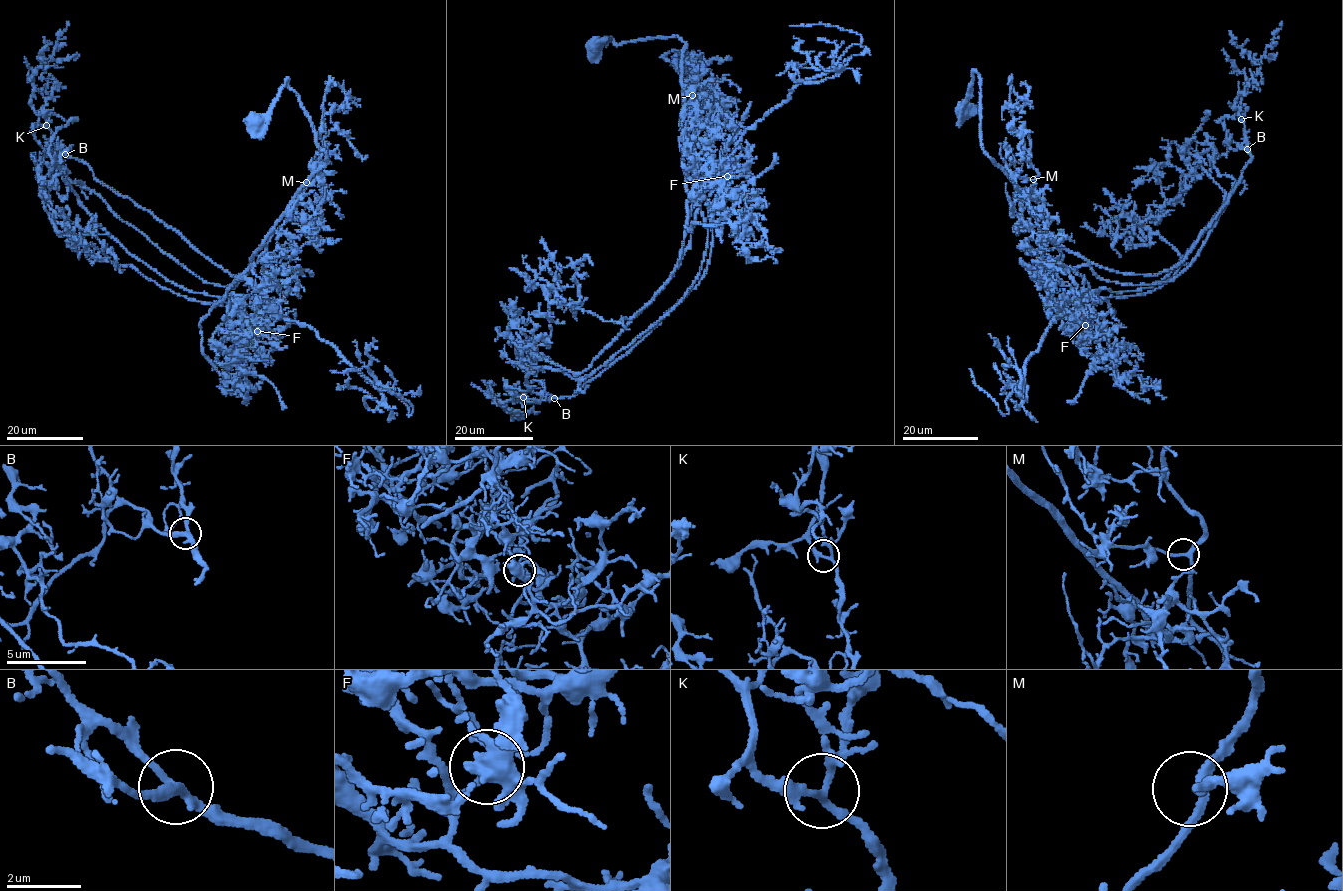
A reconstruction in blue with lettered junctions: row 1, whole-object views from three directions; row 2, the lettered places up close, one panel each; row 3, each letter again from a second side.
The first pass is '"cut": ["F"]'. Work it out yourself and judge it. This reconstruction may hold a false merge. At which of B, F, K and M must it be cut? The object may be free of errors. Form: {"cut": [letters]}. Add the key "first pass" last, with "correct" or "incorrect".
{"cut": ["F"], "first pass": "correct"}

